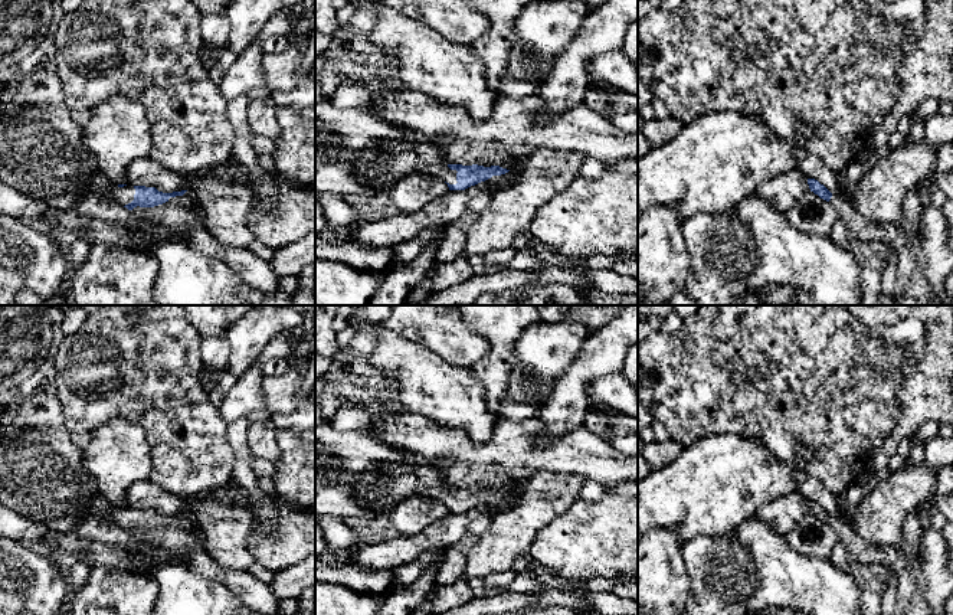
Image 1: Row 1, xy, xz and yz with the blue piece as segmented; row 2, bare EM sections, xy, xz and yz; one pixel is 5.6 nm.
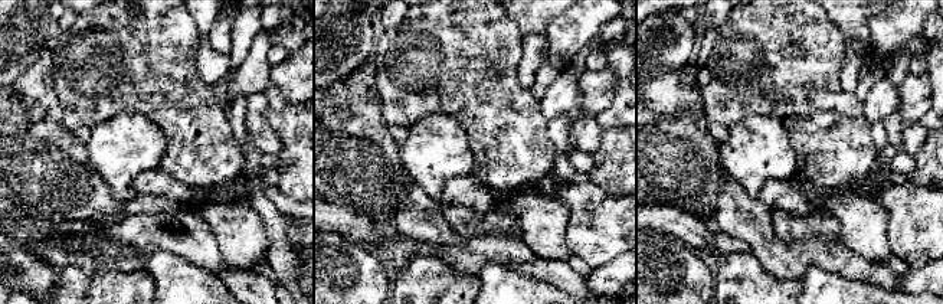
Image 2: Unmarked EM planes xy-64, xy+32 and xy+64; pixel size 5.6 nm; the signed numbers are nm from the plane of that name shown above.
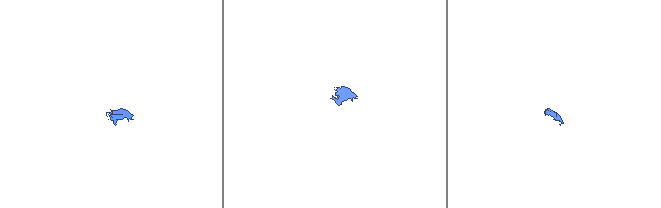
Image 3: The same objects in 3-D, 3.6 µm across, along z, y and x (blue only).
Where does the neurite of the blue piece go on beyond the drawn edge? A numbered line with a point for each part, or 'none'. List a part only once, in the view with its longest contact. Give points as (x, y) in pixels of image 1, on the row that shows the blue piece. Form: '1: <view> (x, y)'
1: xy (186, 199)
2: xz (379, 169)

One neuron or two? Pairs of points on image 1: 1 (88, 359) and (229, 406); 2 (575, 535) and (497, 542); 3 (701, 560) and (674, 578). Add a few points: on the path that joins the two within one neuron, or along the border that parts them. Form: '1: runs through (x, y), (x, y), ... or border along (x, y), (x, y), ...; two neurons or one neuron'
1: border along (218, 408), (226, 425); two neurons
2: border along (559, 516), (537, 533), (526, 553); two neurons
3: border along (681, 545), (681, 558), (688, 578), (688, 599); two neurons

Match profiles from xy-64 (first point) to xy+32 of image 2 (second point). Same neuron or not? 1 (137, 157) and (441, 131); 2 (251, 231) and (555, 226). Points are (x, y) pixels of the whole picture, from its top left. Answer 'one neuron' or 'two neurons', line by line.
1: one neuron
2: one neuron

